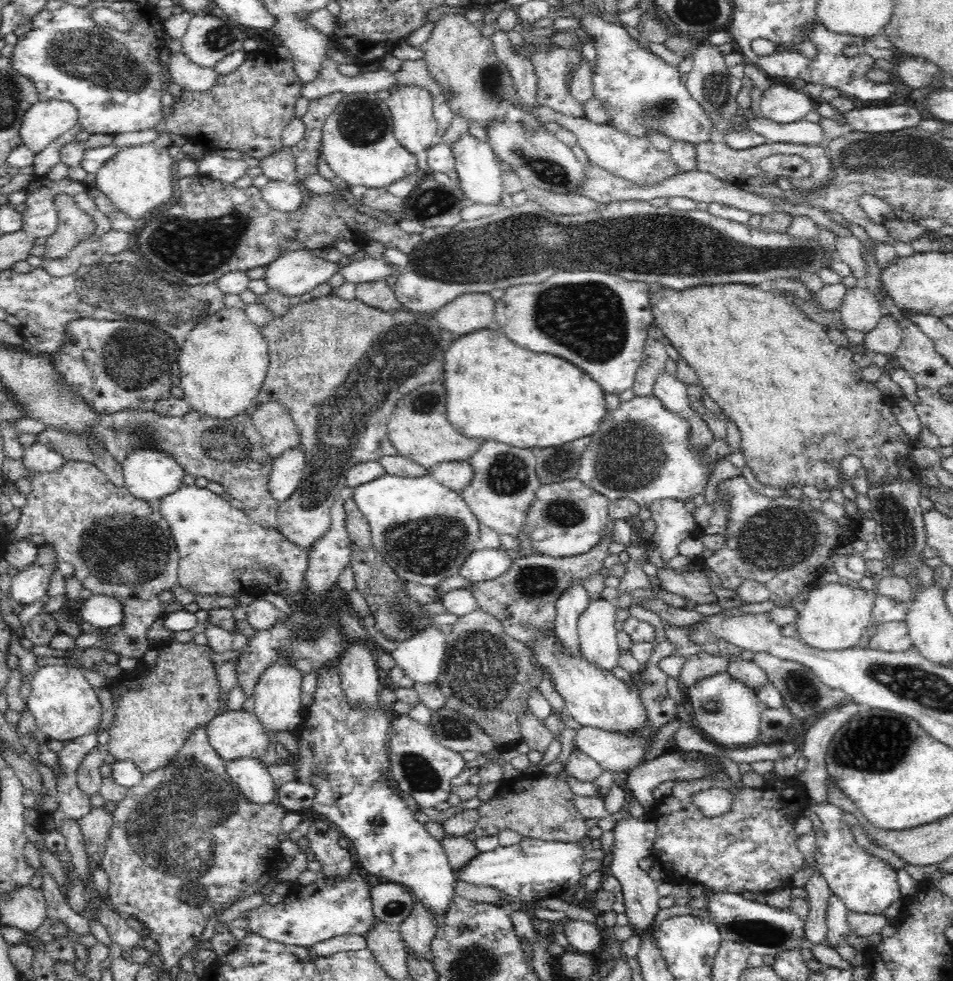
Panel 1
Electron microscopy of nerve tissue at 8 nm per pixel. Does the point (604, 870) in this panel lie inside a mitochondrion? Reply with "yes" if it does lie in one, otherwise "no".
no

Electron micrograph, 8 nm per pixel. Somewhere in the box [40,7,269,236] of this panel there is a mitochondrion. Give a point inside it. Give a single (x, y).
(86, 53)

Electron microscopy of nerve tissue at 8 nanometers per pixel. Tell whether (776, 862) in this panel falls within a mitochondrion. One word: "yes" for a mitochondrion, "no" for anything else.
no

